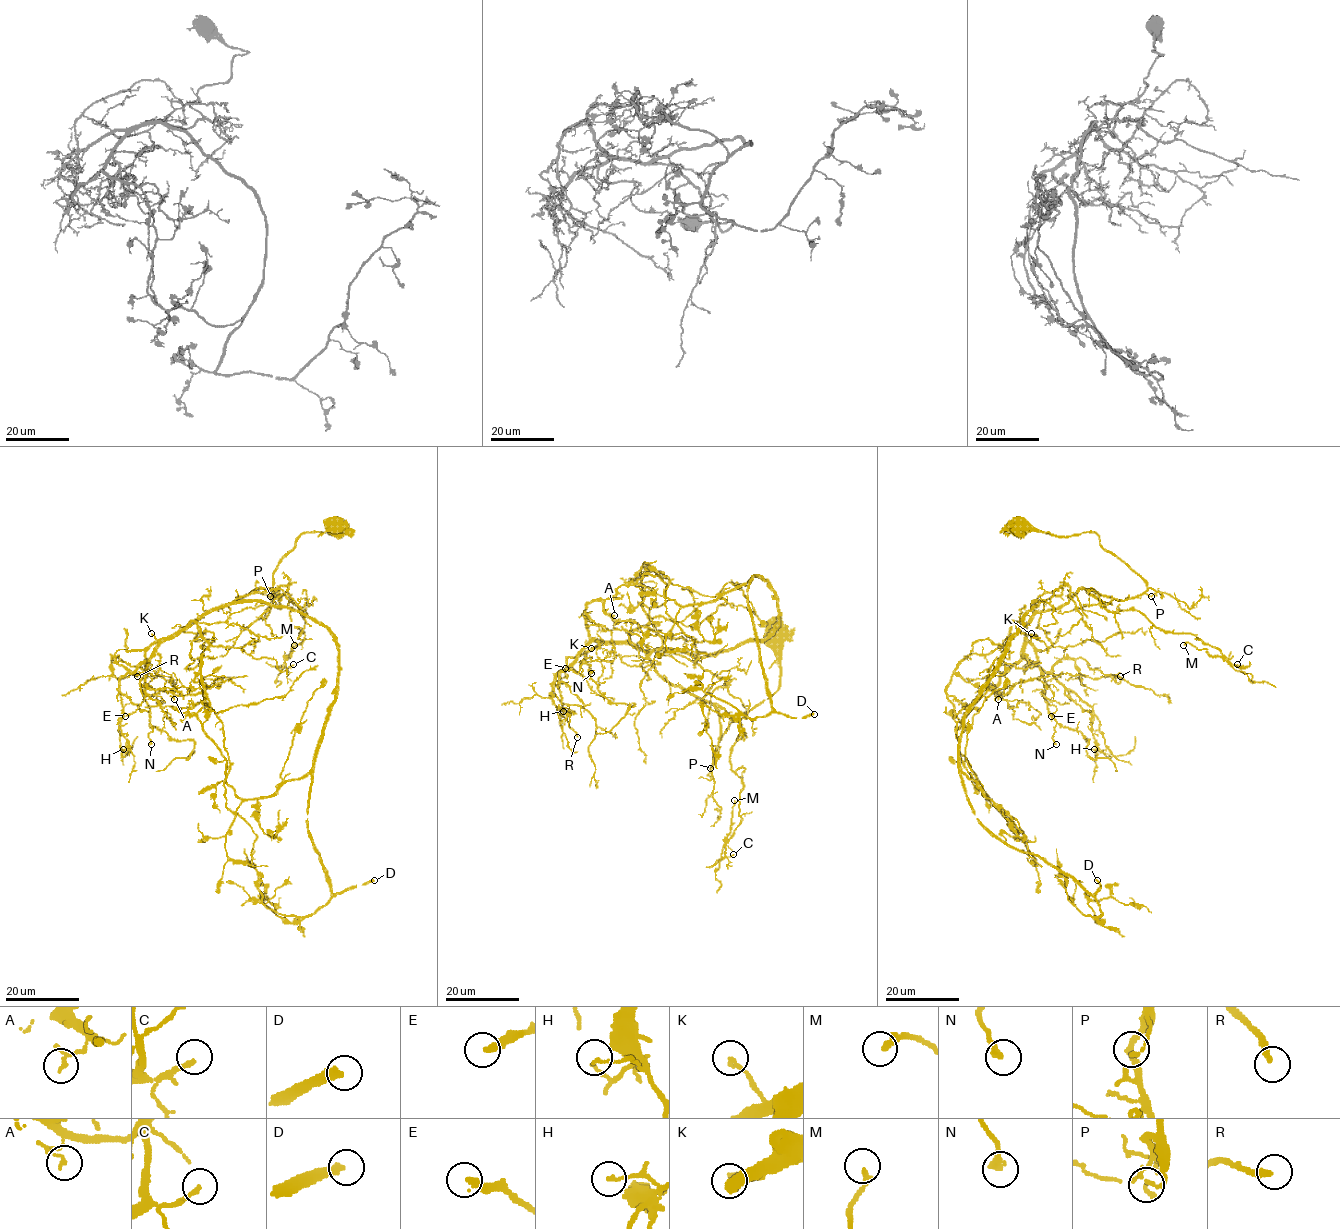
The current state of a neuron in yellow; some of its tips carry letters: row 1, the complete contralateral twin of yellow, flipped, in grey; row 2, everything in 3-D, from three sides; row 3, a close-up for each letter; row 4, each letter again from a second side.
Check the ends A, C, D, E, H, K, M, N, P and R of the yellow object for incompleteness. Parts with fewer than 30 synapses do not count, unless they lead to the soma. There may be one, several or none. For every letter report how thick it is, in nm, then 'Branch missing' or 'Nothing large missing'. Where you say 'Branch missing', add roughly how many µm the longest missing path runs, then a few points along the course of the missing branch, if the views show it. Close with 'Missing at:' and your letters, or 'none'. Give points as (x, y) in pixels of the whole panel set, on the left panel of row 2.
A: Thickness 100 nm. Nothing large missing
C: Thickness 170 nm. Branch missing. Missing length about 20 µm. Course of what is missing: (293, 664), (311, 654), (323, 640), (327, 620)
D: Thickness 340 nm. Branch missing. Missing length about 140 µm
E: Thickness 300 nm. Nothing large missing
H: Thickness 150 nm. Nothing large missing
K: Thickness 190 nm. Nothing large missing
M: Thickness 260 nm. Nothing large missing
N: Thickness 320 nm. Nothing large missing
P: Thickness 130 nm. Nothing large missing
R: Thickness 240 nm. Nothing large missing
Missing at: C, D

